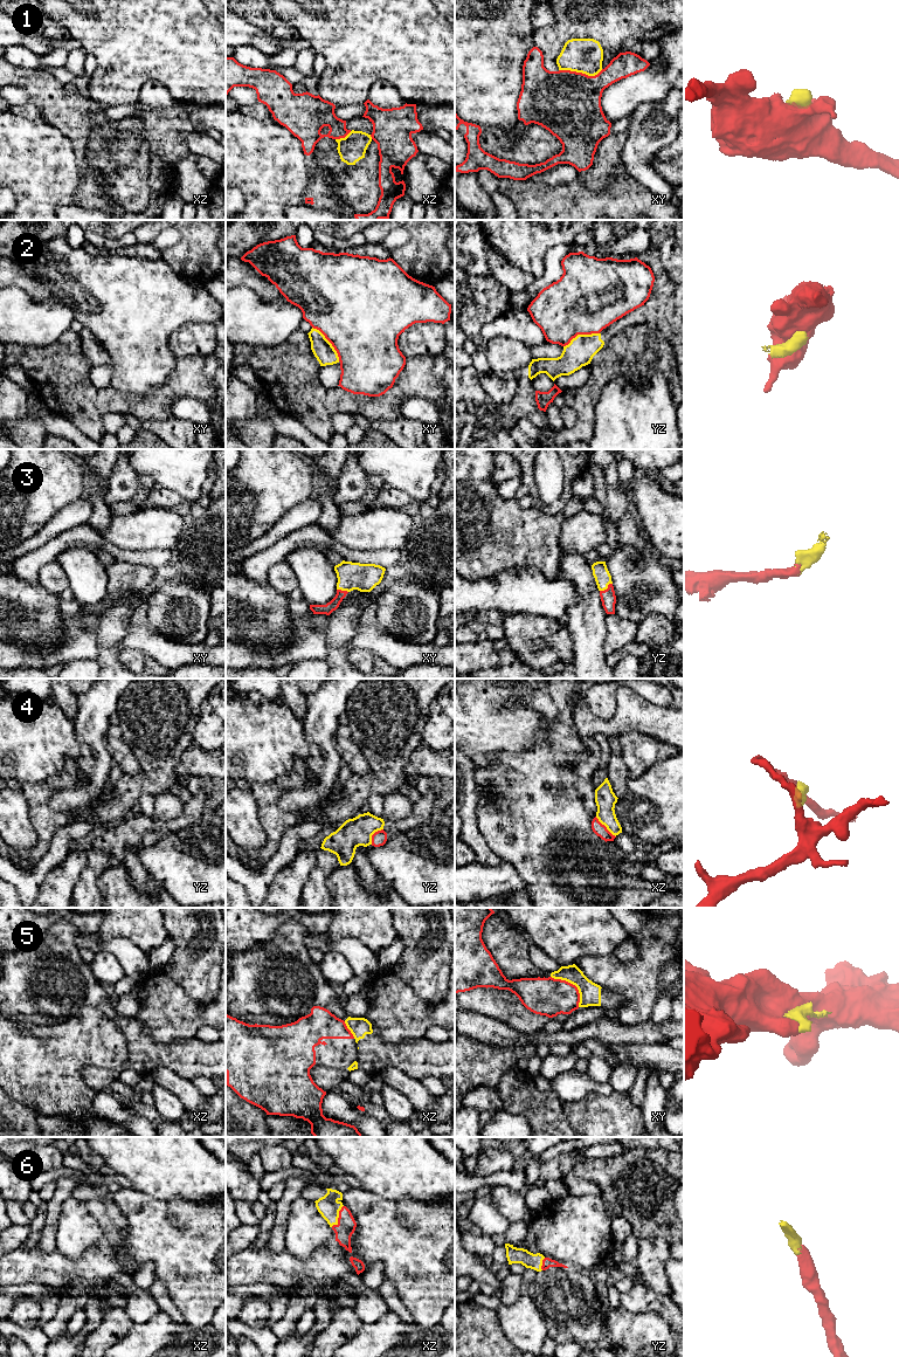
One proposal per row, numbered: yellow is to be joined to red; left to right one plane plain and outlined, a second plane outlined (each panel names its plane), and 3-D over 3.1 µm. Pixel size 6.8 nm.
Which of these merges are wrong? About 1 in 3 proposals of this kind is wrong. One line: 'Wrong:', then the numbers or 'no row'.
Wrong: 2, 4, 5

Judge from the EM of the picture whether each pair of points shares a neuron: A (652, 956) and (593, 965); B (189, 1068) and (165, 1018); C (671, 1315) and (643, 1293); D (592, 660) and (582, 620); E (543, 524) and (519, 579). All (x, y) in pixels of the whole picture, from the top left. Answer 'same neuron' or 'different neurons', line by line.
A: same neuron
B: different neurons
C: same neuron
D: same neuron
E: different neurons

